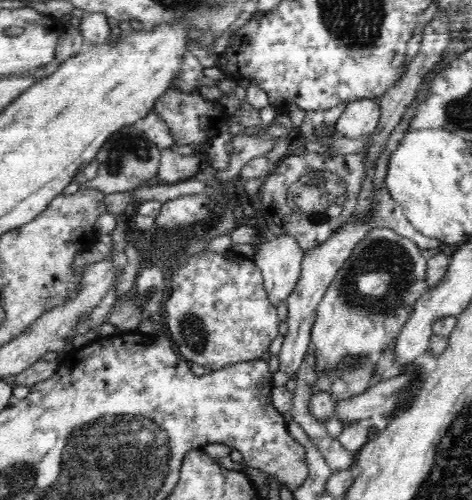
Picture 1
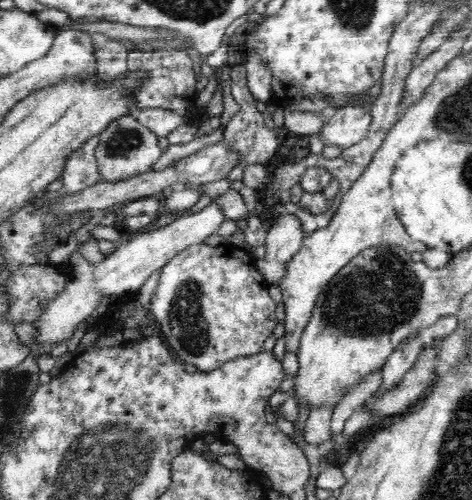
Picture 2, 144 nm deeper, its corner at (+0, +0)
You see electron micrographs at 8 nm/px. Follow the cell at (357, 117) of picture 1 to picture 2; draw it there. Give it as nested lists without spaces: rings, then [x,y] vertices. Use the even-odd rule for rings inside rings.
[[[360,102],[352,108],[334,108],[326,118],[326,124],[320,128],[320,140],[326,146],[336,146],[340,150],[352,148],[366,140],[372,126],[372,112],[364,112]]]

